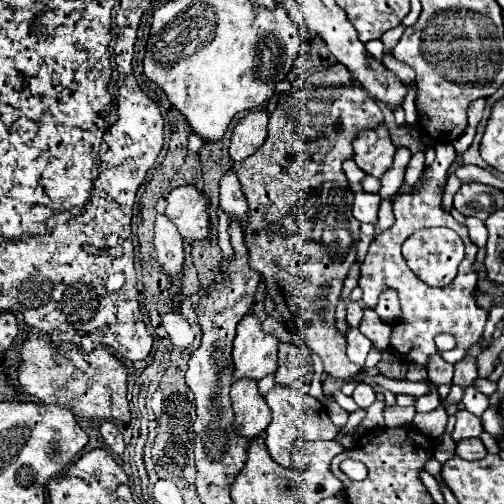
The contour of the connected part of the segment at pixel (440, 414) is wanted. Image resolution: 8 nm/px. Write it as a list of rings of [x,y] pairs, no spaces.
[[[438,406],[436,410],[428,412],[428,414],[416,414],[414,416],[414,426],[432,438],[440,438],[446,432],[446,424],[448,424],[448,414],[442,406]]]

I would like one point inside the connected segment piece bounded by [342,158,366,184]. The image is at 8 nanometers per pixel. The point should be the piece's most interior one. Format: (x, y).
(353, 173)

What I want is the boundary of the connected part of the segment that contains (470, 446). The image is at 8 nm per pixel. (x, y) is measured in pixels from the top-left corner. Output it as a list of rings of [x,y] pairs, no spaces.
[[[470,438],[470,440],[462,440],[456,446],[456,456],[460,456],[462,460],[482,460],[486,456],[486,448],[482,444],[480,438]]]

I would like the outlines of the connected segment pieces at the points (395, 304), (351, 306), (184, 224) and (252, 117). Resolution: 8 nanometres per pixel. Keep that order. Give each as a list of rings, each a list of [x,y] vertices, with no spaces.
[[[386,290],[382,296],[380,296],[380,302],[376,306],[376,312],[378,316],[384,320],[384,322],[390,322],[392,318],[396,318],[400,314],[400,302],[398,302],[398,294],[394,290]]]
[[[348,302],[348,308],[346,308],[346,322],[348,322],[348,326],[358,328],[360,320],[362,320],[362,314],[364,314],[364,310],[362,310],[360,302]]]
[[[194,186],[174,188],[166,196],[166,216],[176,224],[184,240],[204,240],[210,230],[208,202],[200,190]]]
[[[254,110],[246,114],[234,128],[230,144],[230,160],[240,162],[254,154],[266,140],[268,134],[268,114],[264,110]]]

